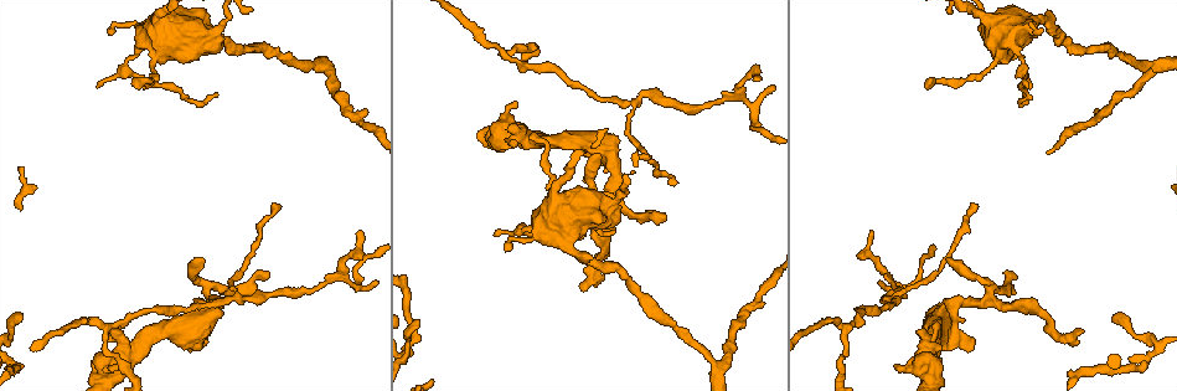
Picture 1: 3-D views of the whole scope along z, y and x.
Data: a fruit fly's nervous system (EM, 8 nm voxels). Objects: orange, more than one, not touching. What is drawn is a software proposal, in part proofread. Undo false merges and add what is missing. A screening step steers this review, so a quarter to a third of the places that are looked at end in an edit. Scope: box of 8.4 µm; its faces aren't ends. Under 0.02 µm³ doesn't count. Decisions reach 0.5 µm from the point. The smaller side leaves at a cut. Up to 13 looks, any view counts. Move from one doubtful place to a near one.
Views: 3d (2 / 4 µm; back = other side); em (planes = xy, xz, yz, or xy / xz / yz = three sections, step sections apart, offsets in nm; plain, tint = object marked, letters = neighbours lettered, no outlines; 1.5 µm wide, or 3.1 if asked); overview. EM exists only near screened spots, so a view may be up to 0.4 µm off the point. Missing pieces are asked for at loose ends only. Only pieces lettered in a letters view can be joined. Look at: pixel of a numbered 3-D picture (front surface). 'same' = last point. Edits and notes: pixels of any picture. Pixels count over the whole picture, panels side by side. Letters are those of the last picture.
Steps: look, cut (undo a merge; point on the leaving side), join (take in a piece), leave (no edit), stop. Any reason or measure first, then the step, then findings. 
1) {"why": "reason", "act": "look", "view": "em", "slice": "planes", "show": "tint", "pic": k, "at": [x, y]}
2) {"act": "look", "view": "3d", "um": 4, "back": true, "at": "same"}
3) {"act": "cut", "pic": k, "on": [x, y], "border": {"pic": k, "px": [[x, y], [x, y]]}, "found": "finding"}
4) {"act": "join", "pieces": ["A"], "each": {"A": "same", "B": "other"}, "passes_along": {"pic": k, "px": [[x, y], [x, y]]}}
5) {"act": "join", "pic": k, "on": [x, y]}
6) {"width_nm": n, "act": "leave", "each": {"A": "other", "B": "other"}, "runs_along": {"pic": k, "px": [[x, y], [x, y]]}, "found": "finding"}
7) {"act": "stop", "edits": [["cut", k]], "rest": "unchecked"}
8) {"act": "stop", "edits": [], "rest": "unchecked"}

{"why": "free end", "act": "look", "view": "3d", "um": 2, "pic": 1, "at": [663, 215]}

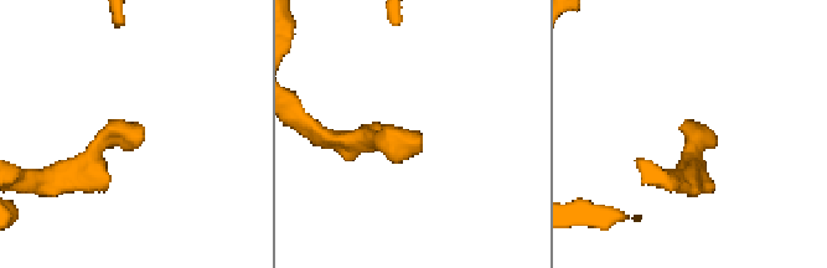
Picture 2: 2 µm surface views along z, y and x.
{"act": "look", "view": "em", "slice": "planes", "show": "tint", "pic": 2, "at": [421, 133]}

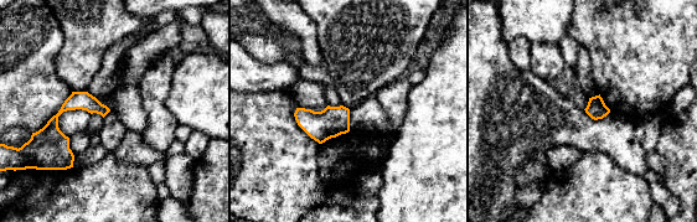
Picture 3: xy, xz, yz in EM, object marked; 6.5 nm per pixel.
{"act": "look", "view": "em", "slice": "planes", "show": "letters", "at": "same"}

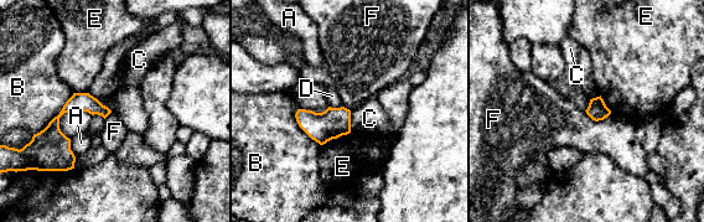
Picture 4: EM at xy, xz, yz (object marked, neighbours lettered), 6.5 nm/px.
{"act": "leave", "each": {"A": "other", "B": "other", "C": "other", "D": "other", "E": "other", "F": "other"}, "runs_along": {"pic": 4, "px": [[86, 96], [55, 122], [65, 168]]}, "found": "no lettered piece goes on from it"}

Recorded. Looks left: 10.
{"why": "branch stops here", "act": "look", "view": "em", "slice": "xy", "step": 4, "show": "letters", "pic": 1, "at": [936, 320]}

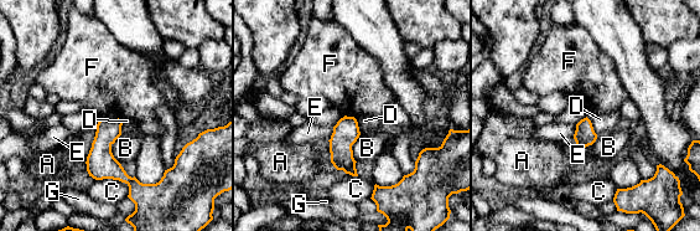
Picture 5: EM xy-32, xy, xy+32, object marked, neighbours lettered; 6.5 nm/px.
{"act": "leave", "each": {"A": "other", "B": "other", "C": "other", "D": "other", "E": "other", "F": "other", "G": "other"}, "found": "none of them fits"}

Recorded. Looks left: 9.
{"act": "look", "view": "em", "slice": "planes", "show": "plain", "pic": 1, "at": [362, 232]}

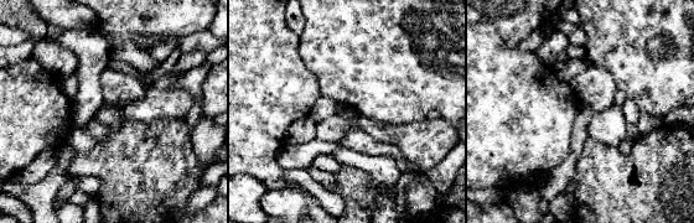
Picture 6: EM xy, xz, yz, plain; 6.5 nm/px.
{"why": "see the neighbours", "act": "look", "view": "em", "slice": "planes", "show": "letters", "at": "same"}

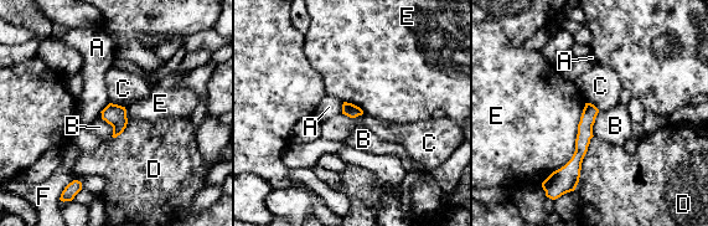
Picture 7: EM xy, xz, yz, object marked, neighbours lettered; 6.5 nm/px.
{"act": "leave", "each": {"A": "other", "B": "other", "C": "other", "D": "other", "E": "other", "F": "other"}, "border": {"pic": 7, "px": [[585, 102], [573, 155], [542, 181]]}, "found": "no lettered piece goes on from it"}

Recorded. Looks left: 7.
{"why": "side arm on a straight run", "act": "look", "view": "3d", "um": 4, "pic": 1, "at": [633, 103]}

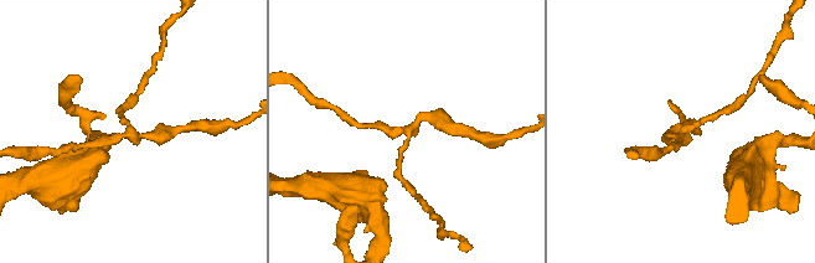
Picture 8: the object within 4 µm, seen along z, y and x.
{"act": "look", "view": "em", "slice": "planes", "show": "tint", "pic": 8, "at": [129, 133]}

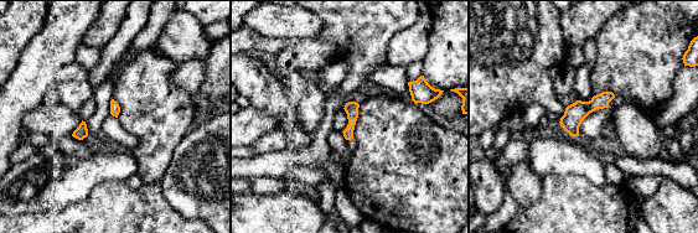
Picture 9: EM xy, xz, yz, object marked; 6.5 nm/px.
{"act": "look", "view": "em", "slice": "planes", "show": "letters", "at": "same"}

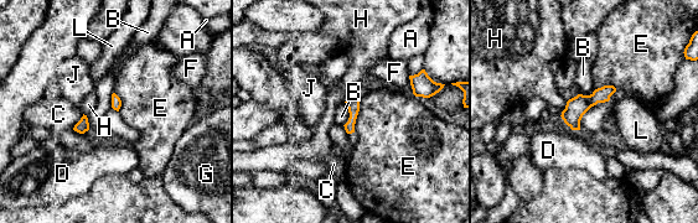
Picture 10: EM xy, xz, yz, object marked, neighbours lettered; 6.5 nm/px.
{"longest_contact_nm": ["E", 220], "act": "leave", "each": {"A": "other", "B": "other", "C": "other", "D": "other", "E": "other", "F": "other", "G": "other", "H": "other", "J": "other", "L": "other"}, "runs_along": {"pic": 10, "px": [[611, 89], [564, 115]]}, "found": "one neuron here"}

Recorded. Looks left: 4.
{"why": "calibre changes", "act": "look", "view": "em", "slice": "planes", "show": "letters", "pic": 1, "at": [1021, 65]}

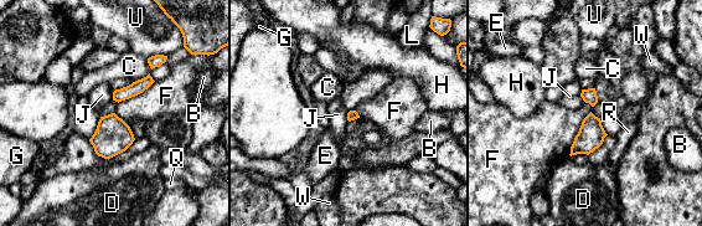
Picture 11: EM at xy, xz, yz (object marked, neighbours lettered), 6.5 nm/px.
{"act": "leave", "each": {"B": "other", "C": "other", "D": "other", "E": "other", "F": "other", "G": "other", "H": "other", "J": "other", "L": "other", "Q": "other", "R": "other", "U": "other", "W": "other"}, "found": "continuous, no second neuron"}

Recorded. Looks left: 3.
{"act": "stop", "edits": [], "rest": "unchecked"}

